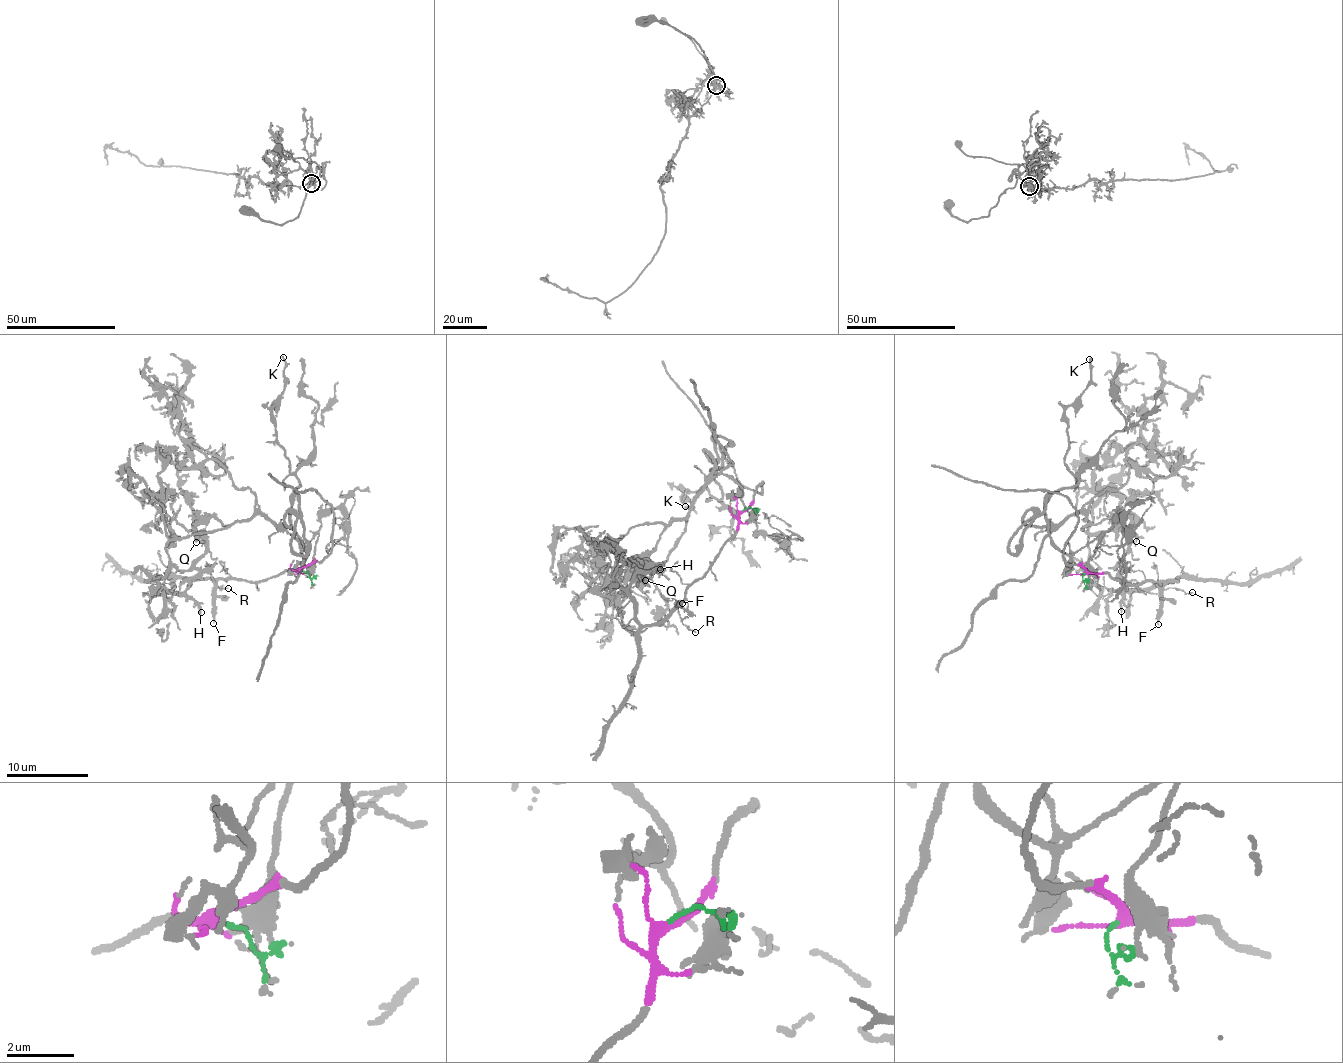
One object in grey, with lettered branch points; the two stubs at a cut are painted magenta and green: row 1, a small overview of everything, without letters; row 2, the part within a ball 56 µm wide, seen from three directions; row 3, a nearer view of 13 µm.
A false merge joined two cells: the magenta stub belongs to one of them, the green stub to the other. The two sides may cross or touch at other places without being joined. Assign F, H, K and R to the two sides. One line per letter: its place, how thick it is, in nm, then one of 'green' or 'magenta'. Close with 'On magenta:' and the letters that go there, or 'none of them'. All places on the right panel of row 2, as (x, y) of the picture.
F: at (1158, 624); 140 nm thick; magenta
H: at (1121, 611); 220 nm thick; magenta
K: at (1089, 359); 190 nm thick; green
R: at (1192, 592); 110 nm thick; magenta
On magenta: F, H, R

